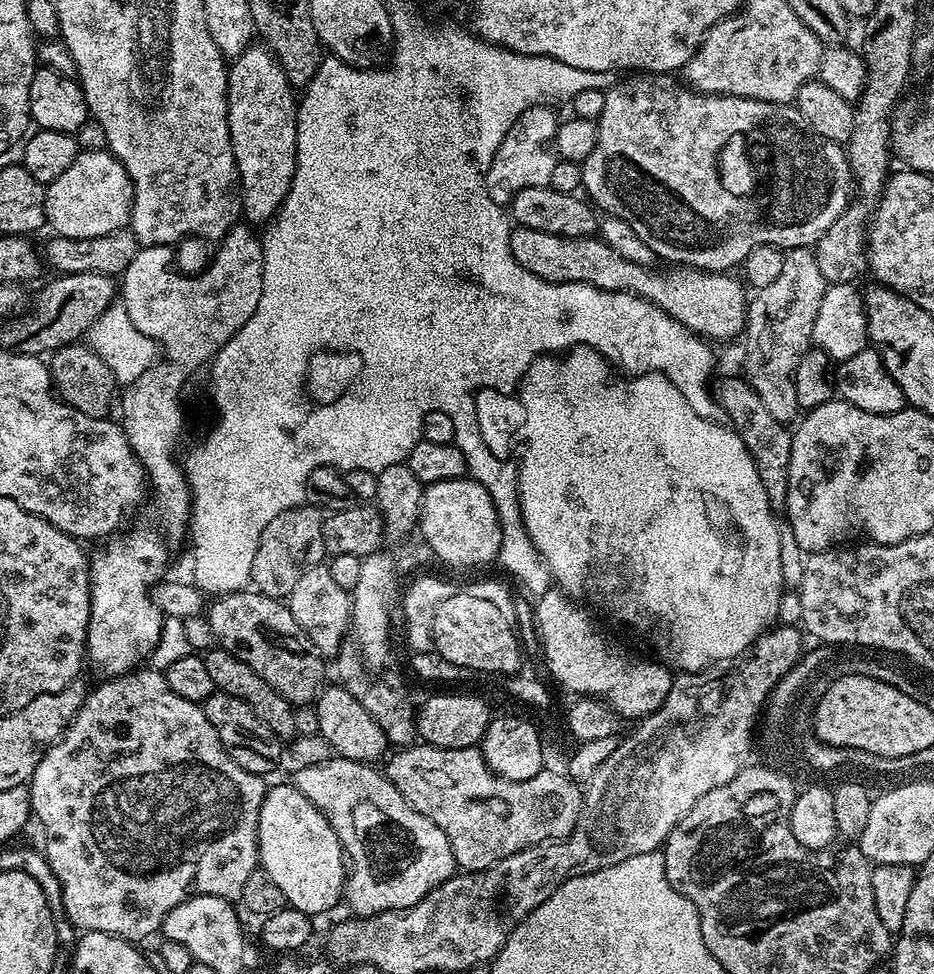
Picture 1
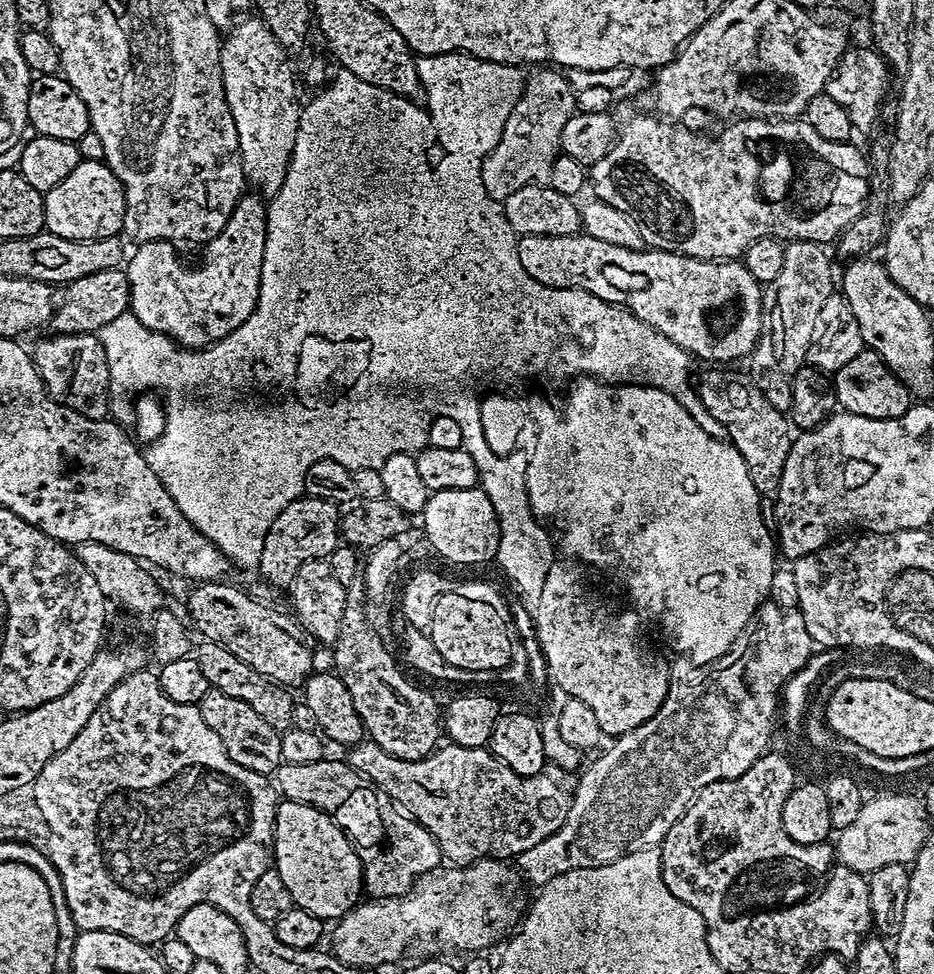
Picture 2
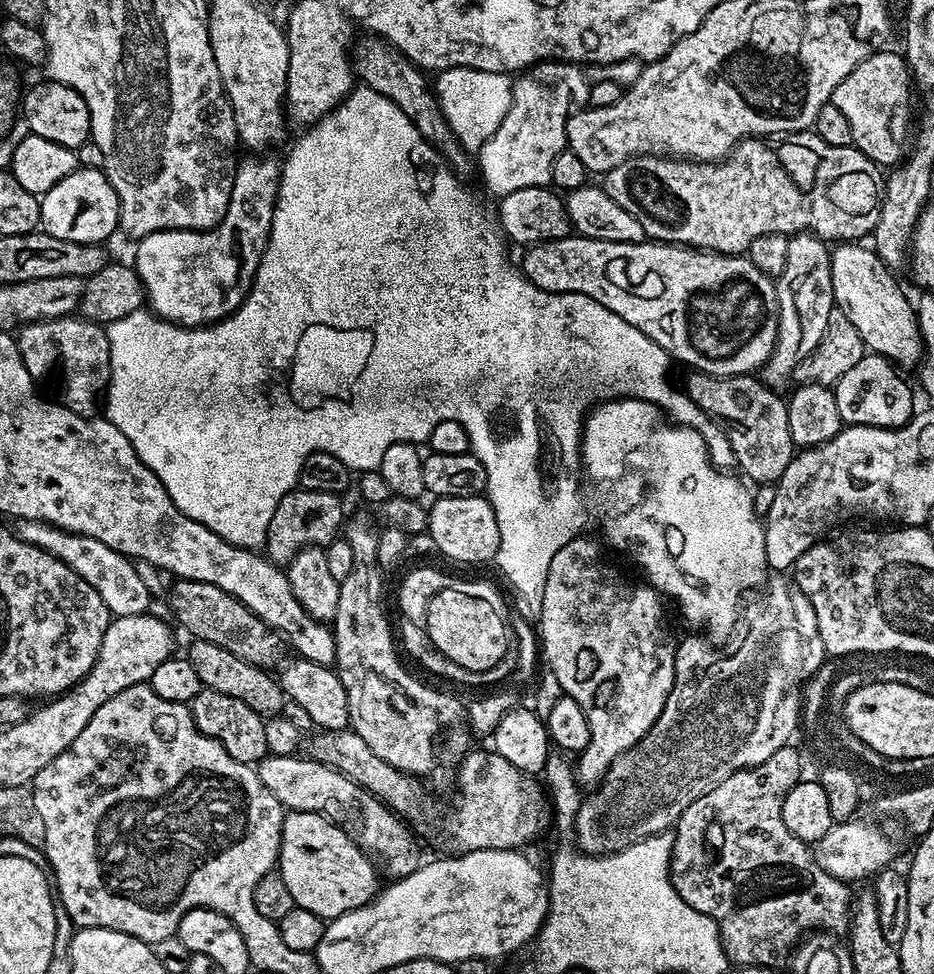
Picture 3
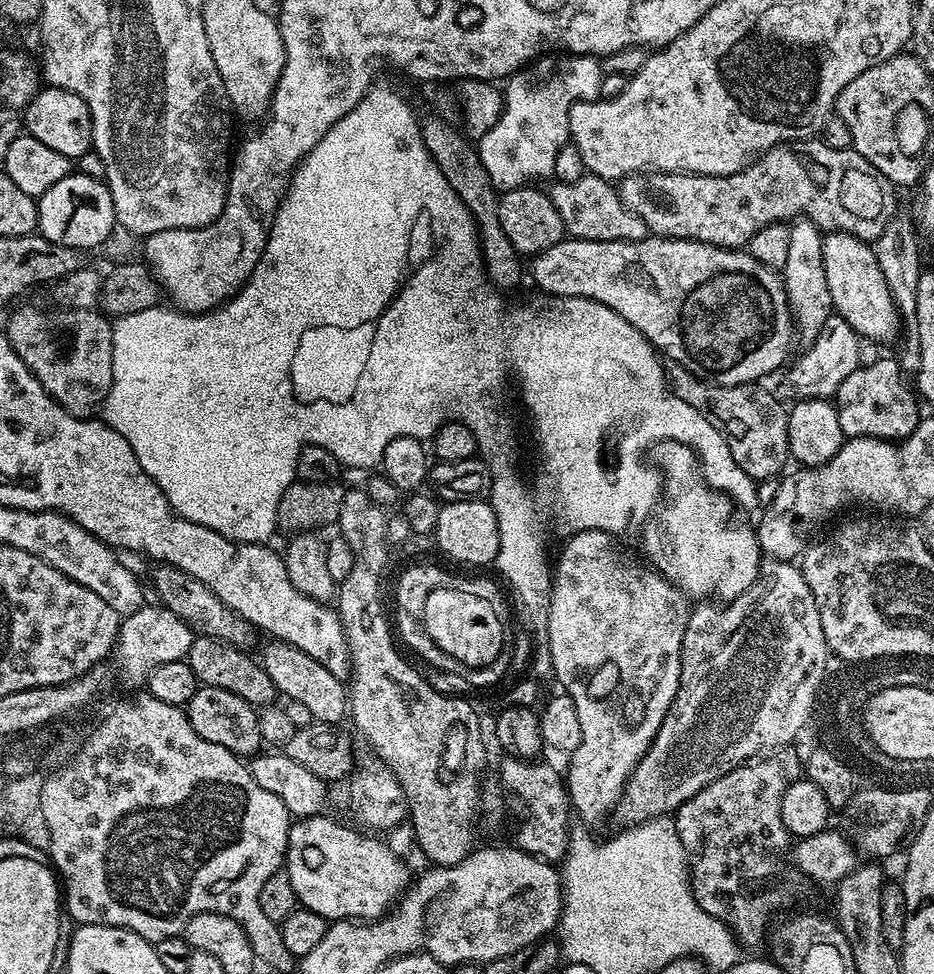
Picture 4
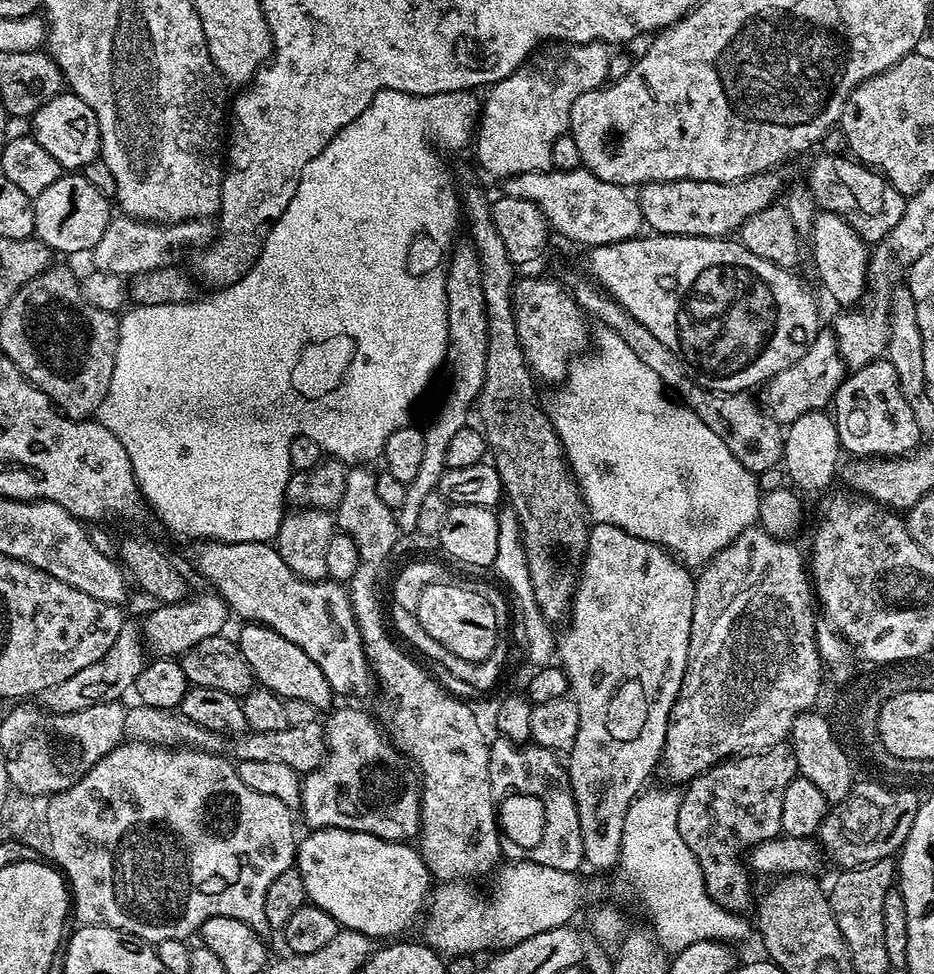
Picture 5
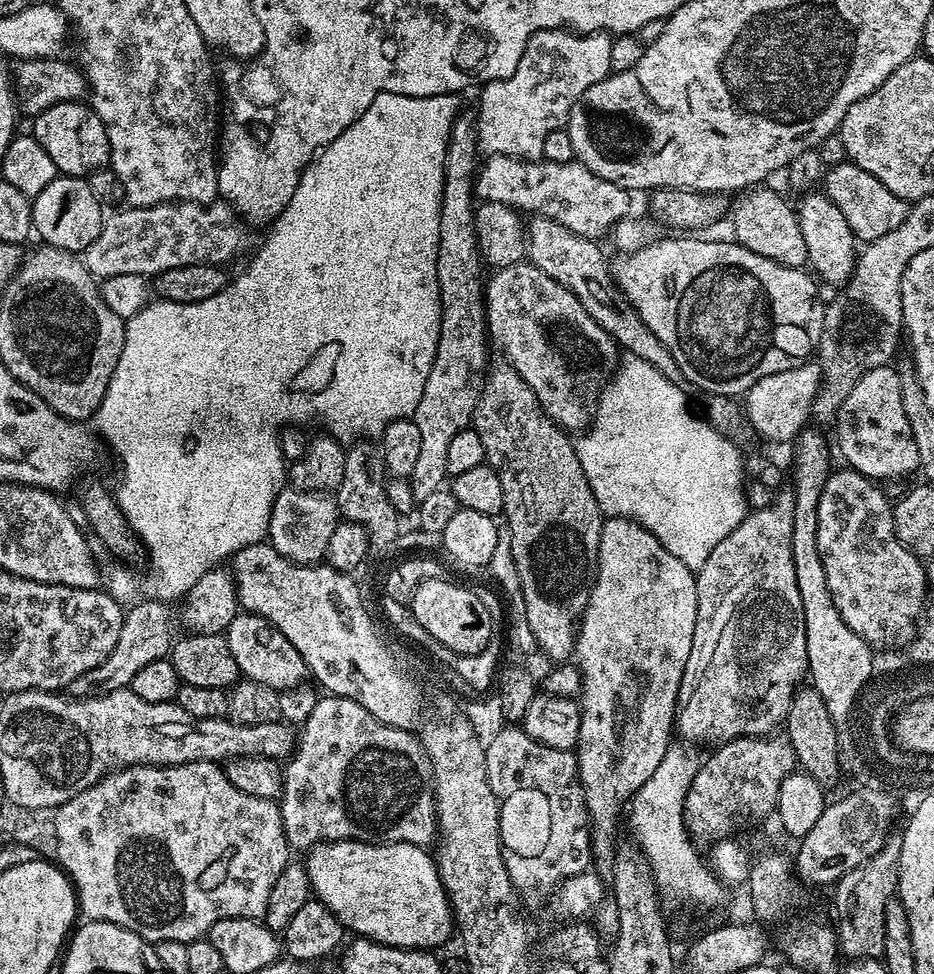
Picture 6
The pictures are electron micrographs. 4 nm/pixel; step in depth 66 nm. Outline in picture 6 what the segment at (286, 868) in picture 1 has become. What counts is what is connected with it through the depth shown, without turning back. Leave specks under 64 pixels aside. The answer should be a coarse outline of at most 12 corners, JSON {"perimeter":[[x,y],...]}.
{"perimeter":[[330,840],[315,899],[349,933],[436,950],[454,913],[419,844]]}

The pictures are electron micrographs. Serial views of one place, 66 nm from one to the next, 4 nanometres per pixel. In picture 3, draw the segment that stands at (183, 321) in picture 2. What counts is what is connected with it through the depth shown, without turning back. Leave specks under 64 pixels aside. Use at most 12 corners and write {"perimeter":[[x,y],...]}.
{"perimeter":[[236,165],[207,232],[139,237],[147,307],[202,328],[244,305],[282,171]]}

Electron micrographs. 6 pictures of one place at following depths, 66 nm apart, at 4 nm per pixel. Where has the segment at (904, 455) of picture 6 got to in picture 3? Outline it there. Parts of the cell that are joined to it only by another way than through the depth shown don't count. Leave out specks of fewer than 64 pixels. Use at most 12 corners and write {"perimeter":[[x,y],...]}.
{"perimeter":[[865,354],[834,386],[845,425],[901,428],[912,388]]}

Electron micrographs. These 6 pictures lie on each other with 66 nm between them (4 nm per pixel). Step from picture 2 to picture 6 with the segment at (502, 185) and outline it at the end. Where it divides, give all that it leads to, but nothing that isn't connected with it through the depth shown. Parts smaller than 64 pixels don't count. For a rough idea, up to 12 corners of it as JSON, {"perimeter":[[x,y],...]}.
{"perimeter":[[541,28],[480,92],[485,157],[540,160],[612,72],[607,32]]}

